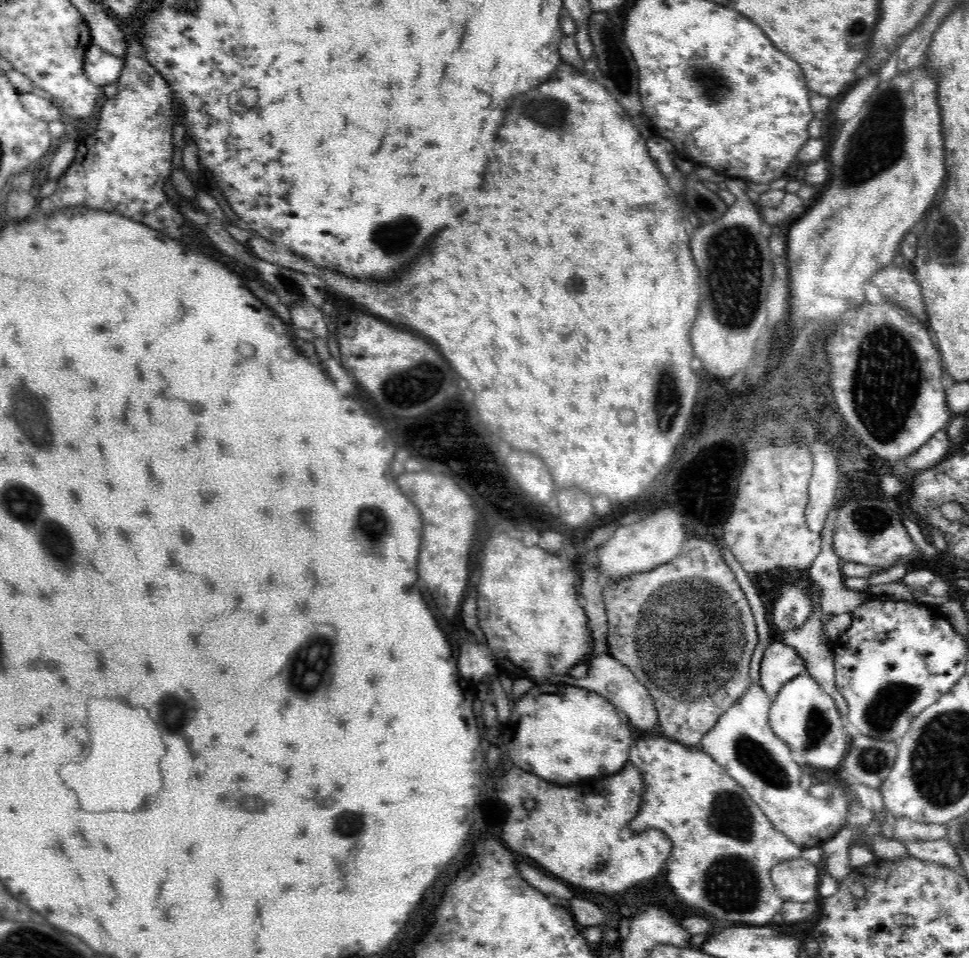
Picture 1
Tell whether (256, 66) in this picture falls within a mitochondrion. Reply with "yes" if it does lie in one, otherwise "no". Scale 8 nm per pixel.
no

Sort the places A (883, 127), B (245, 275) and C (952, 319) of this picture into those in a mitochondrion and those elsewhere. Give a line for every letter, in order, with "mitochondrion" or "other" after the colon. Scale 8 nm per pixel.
A: mitochondrion
B: other
C: other

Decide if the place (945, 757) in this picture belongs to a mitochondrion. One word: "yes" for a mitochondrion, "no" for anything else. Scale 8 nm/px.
yes

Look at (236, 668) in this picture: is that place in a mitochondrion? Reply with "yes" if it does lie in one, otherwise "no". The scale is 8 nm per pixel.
no

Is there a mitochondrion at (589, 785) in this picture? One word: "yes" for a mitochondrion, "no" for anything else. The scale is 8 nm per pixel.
no

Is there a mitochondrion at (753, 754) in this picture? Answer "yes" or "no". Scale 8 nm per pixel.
yes

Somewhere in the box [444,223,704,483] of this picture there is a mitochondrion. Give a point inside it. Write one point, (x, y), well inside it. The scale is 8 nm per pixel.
(666, 394)

